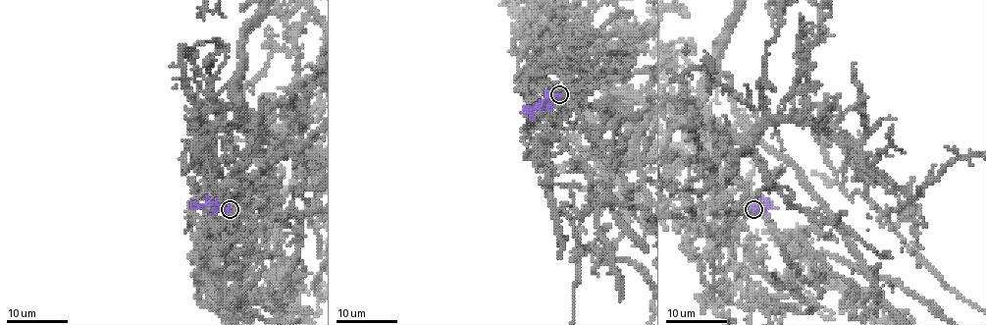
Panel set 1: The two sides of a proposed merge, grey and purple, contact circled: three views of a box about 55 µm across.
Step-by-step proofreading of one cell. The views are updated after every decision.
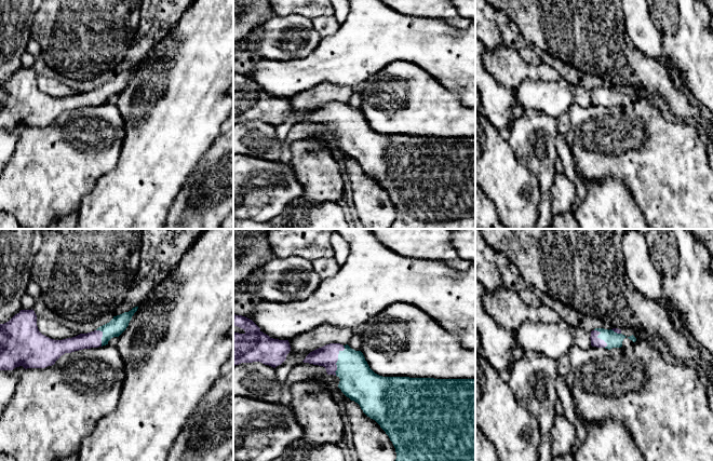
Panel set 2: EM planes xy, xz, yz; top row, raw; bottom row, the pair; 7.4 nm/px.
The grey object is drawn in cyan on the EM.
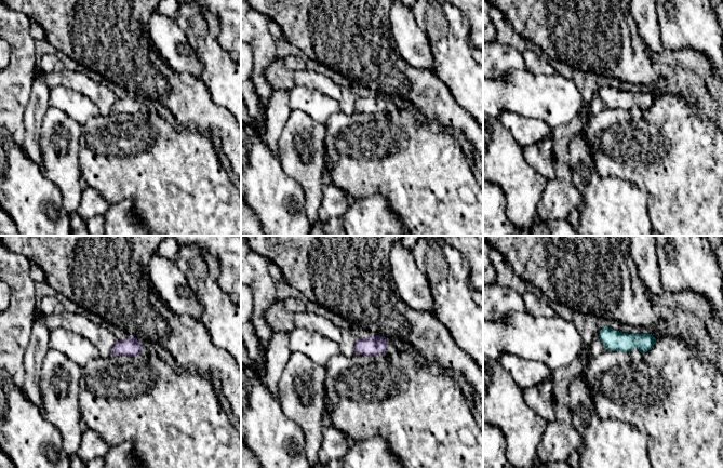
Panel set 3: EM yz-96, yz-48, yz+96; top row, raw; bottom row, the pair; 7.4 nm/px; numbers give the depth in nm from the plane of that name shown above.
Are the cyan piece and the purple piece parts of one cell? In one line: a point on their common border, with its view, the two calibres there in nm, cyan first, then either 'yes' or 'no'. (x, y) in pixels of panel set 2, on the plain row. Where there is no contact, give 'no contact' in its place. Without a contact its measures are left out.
meets cyan in xz at (338, 118); 280 nm thick on the cyan side, 160 nm on the other; yes

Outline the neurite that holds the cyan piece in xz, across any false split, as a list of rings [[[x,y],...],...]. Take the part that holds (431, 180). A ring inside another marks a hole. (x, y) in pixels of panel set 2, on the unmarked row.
[[[329,101],[310,110],[304,121],[323,124],[327,133],[337,134],[340,139],[338,146],[351,159],[358,161],[363,171],[375,178],[392,200],[396,217],[390,229],[475,229],[475,137],[434,137],[409,135],[382,135],[375,132],[368,124],[361,109],[351,107],[348,103]]]

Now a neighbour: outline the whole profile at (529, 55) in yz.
[[[525,46],[519,50],[519,53],[524,62],[533,66],[539,66],[542,63],[540,54],[538,54],[535,49]]]

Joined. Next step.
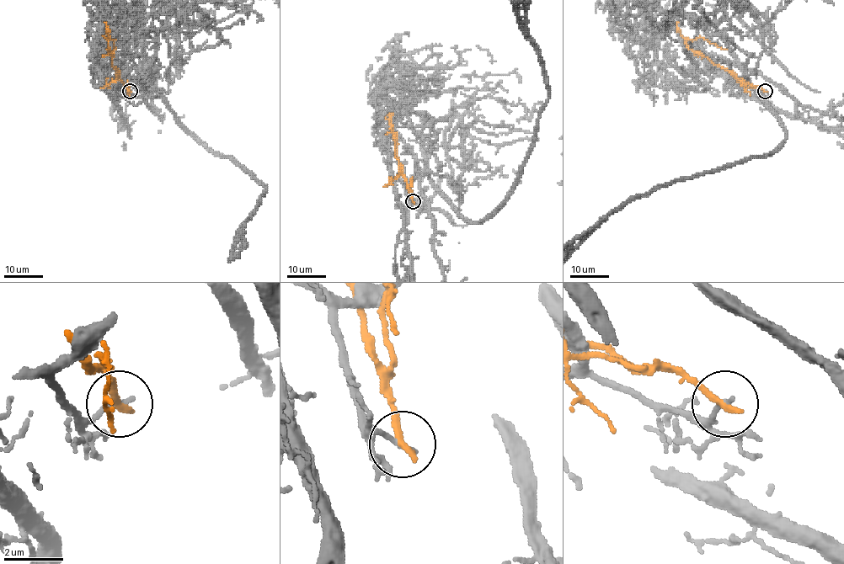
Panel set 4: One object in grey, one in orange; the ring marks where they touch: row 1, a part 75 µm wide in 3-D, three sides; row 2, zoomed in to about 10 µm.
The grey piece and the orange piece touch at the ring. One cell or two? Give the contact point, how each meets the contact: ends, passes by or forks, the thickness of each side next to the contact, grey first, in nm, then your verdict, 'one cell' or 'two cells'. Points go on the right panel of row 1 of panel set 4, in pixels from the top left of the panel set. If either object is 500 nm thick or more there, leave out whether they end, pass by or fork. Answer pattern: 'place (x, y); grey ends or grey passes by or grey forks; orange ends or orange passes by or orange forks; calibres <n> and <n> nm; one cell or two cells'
place (765, 91); grey ends; orange ends; calibres 180 and 280 nm; two cells

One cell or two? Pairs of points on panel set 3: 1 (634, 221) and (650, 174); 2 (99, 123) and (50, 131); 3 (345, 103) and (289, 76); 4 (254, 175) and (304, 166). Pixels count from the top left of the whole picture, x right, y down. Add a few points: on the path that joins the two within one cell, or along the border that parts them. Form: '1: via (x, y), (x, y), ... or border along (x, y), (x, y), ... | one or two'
1: border along (621, 179), (645, 194), (650, 216) | two
2: border along (82, 125), (78, 150) | two
3: via (331, 89), (319, 81), (303, 78) | one
4: border along (277, 157), (282, 169), (302, 188) | two

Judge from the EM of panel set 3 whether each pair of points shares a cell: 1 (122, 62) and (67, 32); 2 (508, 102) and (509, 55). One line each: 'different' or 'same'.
1: same
2: different

